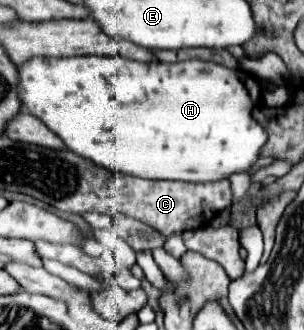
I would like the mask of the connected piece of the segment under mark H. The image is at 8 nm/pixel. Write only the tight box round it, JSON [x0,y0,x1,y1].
[19,56,267,182]

